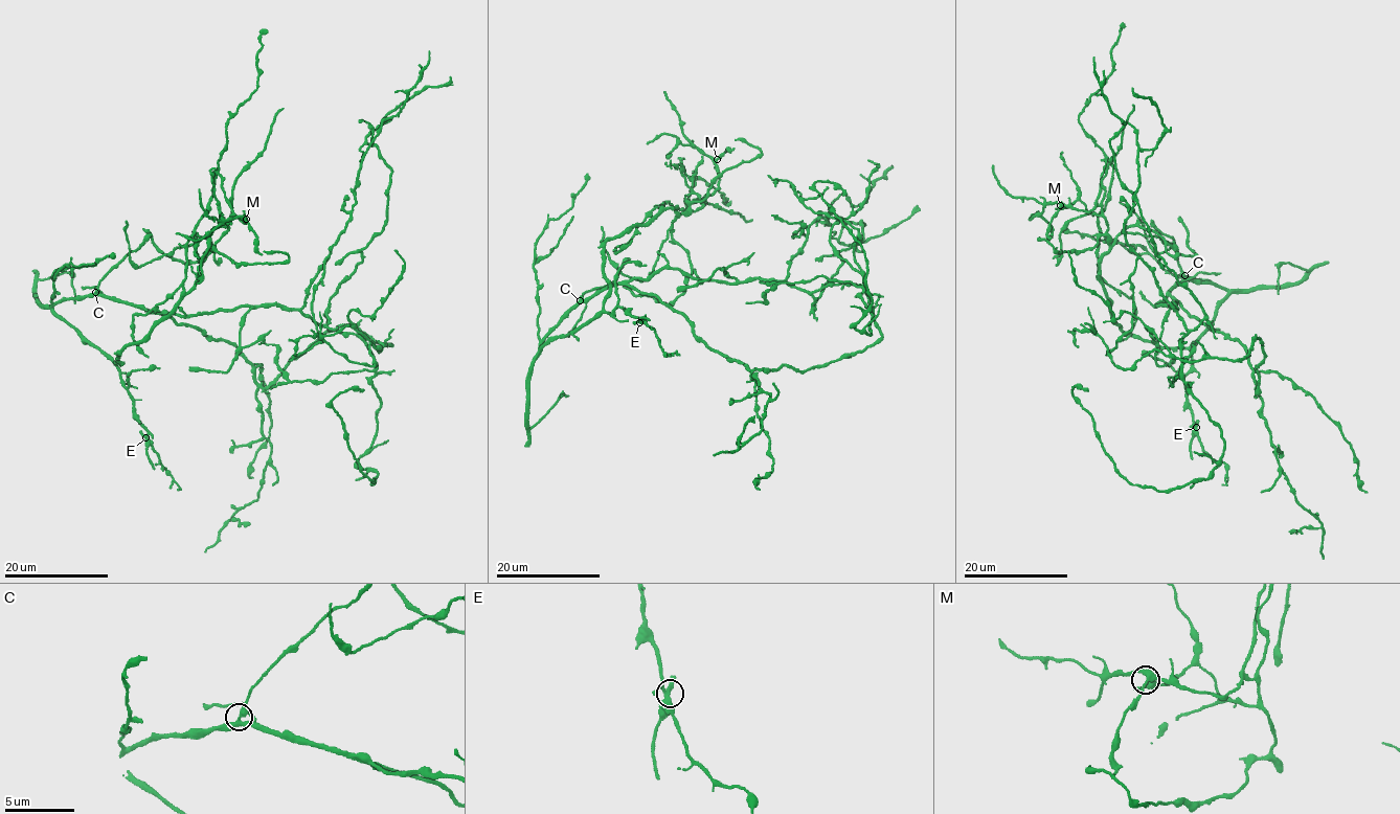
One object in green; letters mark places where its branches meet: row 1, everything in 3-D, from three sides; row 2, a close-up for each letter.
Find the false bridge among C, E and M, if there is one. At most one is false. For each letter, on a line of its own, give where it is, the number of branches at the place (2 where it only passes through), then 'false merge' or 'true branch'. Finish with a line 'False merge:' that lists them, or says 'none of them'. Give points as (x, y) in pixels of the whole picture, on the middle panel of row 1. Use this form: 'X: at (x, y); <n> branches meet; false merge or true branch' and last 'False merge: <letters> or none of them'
C: at (580, 300); 3 branches meet; true branch
E: at (639, 322); 3 branches meet; true branch
M: at (717, 159); 3 branches meet; true branch
False merge: none of them

